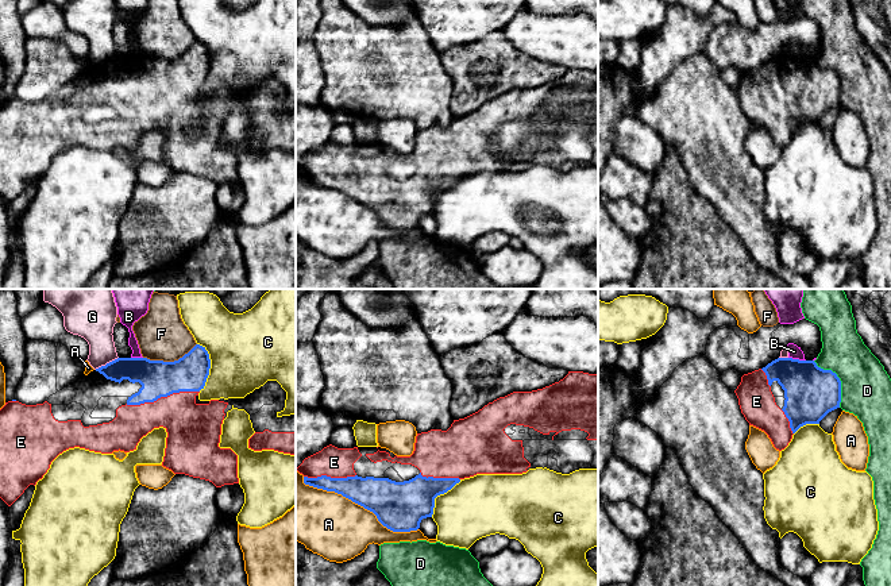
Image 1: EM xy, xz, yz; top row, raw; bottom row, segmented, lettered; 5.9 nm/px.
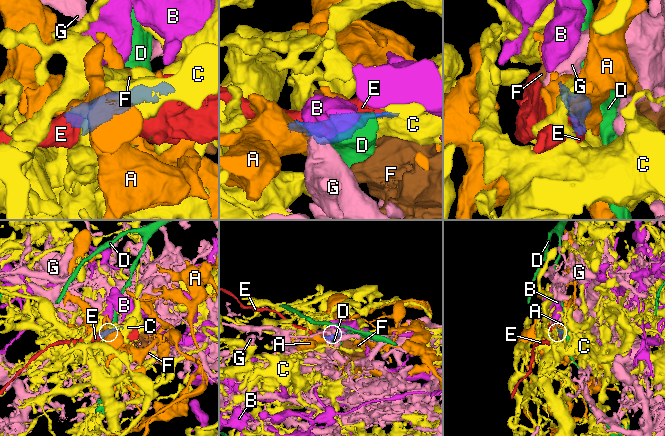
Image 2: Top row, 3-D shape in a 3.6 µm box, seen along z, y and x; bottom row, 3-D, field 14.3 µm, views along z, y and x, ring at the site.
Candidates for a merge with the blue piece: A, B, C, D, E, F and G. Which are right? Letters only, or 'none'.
E

